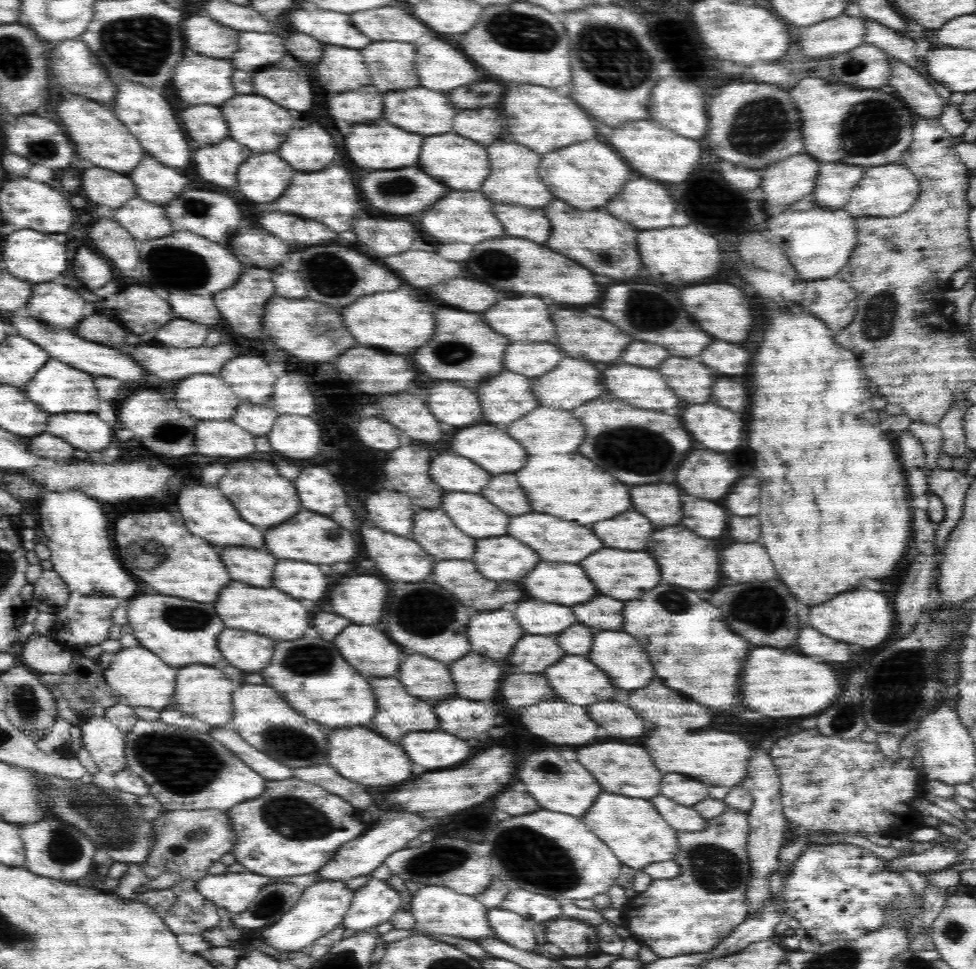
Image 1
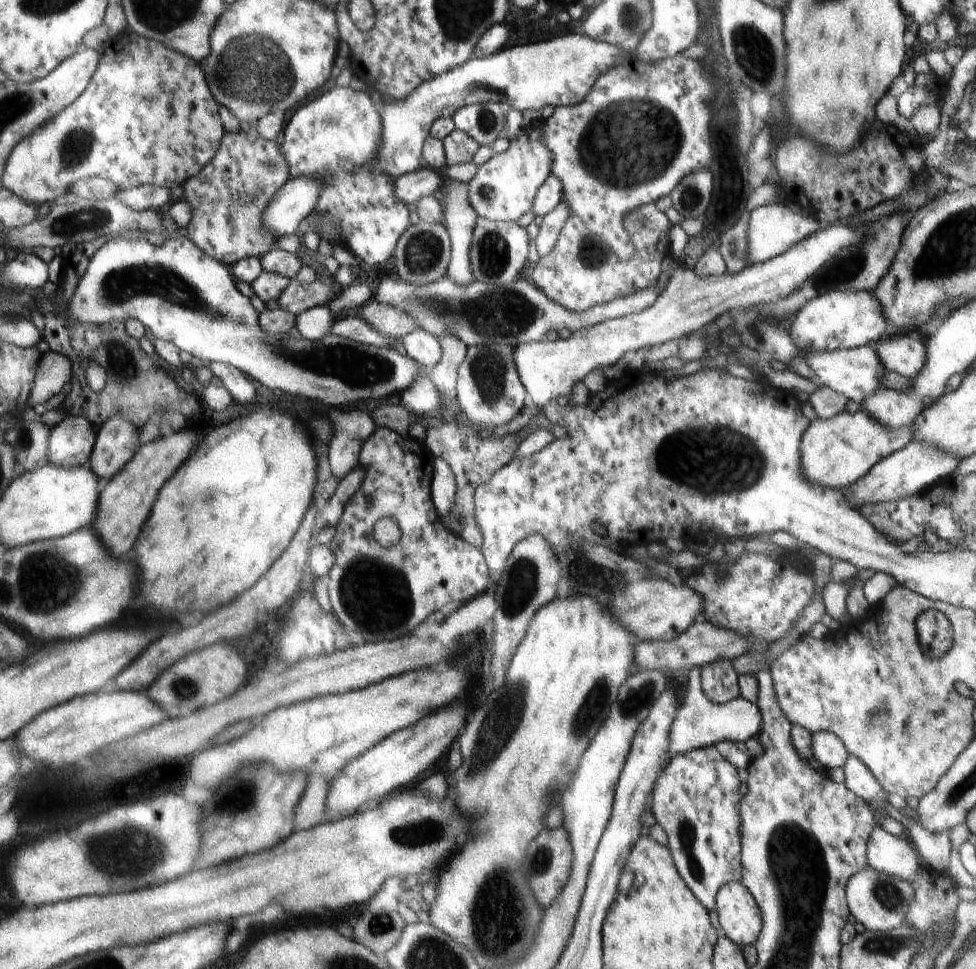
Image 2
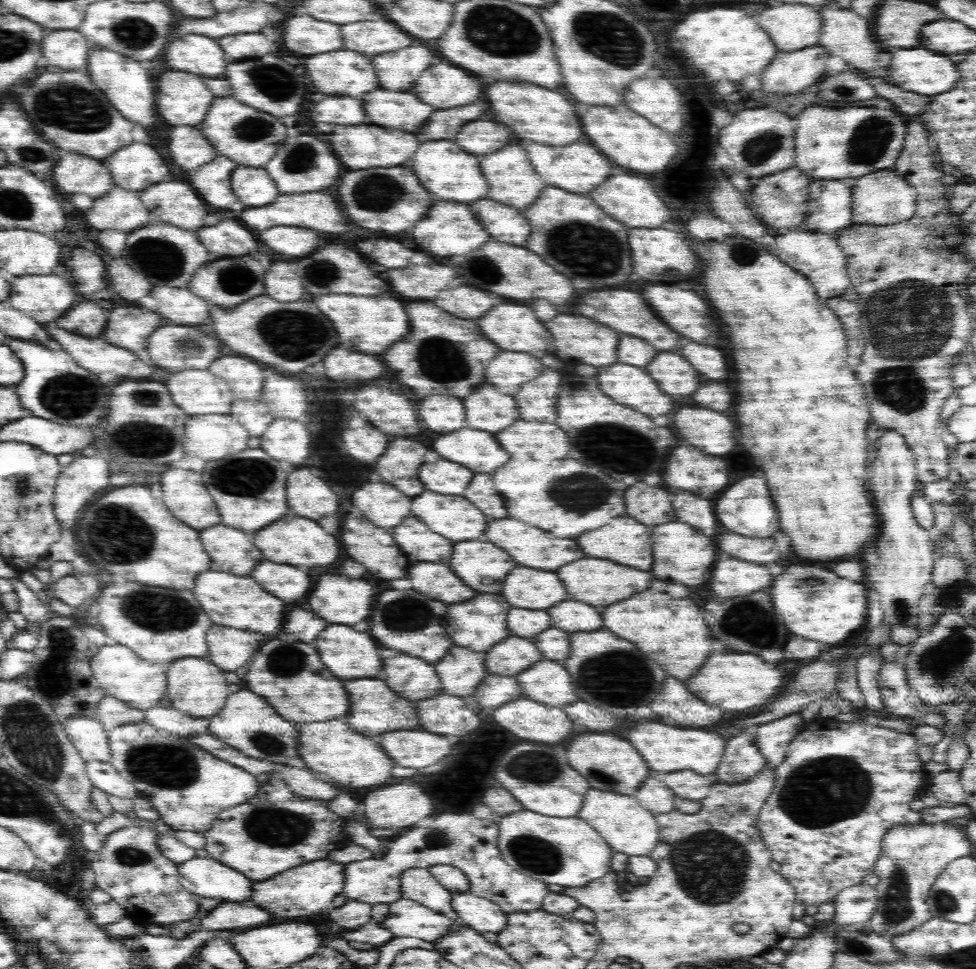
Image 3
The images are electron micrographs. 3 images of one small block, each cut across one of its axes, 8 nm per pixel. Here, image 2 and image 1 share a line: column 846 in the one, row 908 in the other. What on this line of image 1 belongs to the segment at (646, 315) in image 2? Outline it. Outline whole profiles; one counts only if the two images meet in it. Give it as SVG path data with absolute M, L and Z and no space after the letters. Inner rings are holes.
M250 871L241 873L226 872L223 874L207 874L206 877L197 882L196 889L217 907L224 907L230 912L244 912L246 908L252 905L252 898L259 894L260 888L264 888L272 882L276 882L276 880Z

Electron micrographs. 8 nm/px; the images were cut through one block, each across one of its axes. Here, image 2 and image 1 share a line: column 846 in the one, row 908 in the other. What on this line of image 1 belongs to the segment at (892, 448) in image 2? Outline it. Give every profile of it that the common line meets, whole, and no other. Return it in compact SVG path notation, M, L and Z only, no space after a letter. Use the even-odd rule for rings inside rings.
M422 885L411 898L410 912L415 919L415 926L406 930L405 928L393 928L390 932L381 934L382 942L388 945L404 939L413 932L430 934L446 934L460 936L467 939L482 939L496 937L488 919L489 908L478 902L474 895L465 895L448 887L436 885Z

